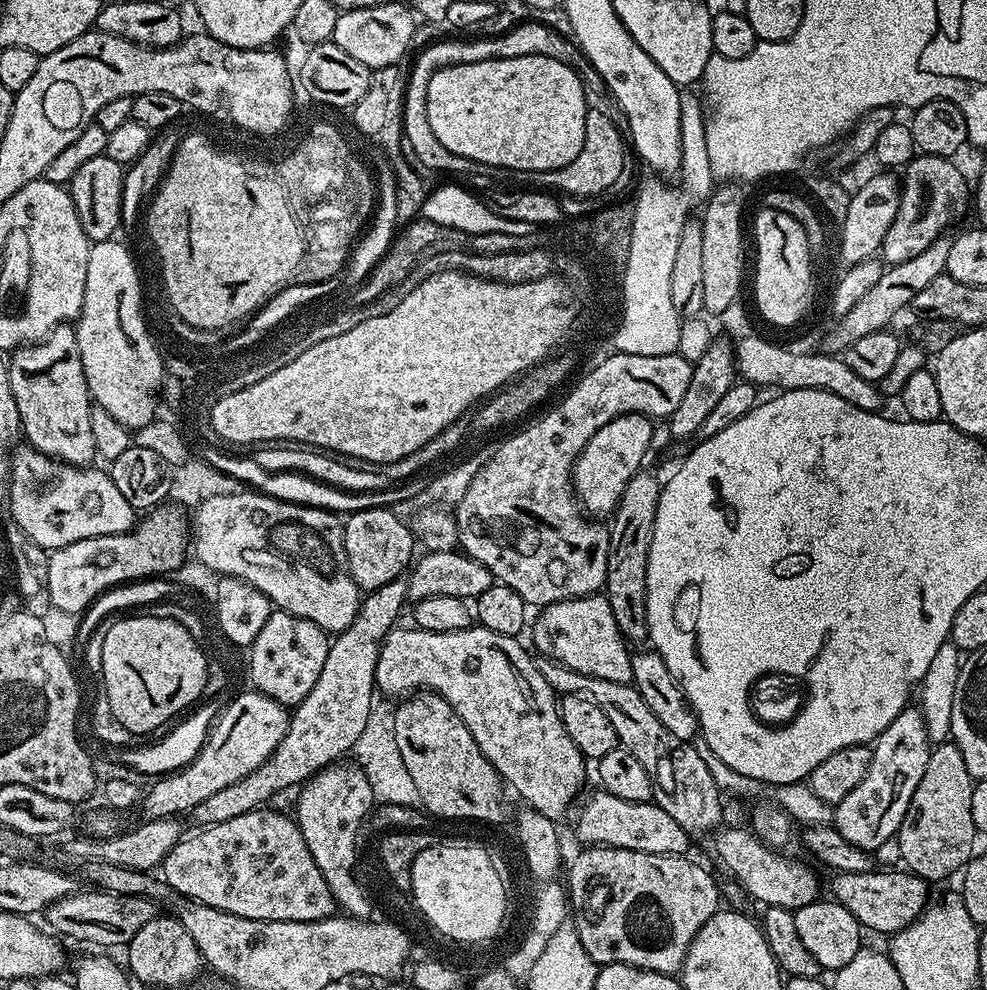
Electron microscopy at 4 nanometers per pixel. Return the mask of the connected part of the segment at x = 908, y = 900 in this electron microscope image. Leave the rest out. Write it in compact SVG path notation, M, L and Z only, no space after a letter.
M907 870L901 872L841 872L832 884L831 895L853 912L865 929L895 934L901 932L907 924L912 924L929 907L929 881Z

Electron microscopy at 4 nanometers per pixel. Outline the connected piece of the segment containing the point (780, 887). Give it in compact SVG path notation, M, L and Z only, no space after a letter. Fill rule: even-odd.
M721 827L715 833L716 856L740 879L754 899L761 900L764 906L793 910L805 908L807 904L814 904L821 899L820 880L806 865L783 856L780 853L783 851L769 846L761 837L745 828Z

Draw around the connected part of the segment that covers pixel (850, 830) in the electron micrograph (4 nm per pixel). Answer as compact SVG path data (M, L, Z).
M897 722L889 726L886 739L879 745L881 748L877 747L873 751L868 777L857 788L850 790L850 794L846 794L840 804L835 805L834 827L855 848L880 848L892 835L893 839L905 827L909 819L908 807L928 772L933 745L928 734L922 734L925 727L920 722L904 723Z

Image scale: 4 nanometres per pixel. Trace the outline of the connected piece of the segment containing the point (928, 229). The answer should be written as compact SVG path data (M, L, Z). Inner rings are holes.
M917 155L915 160L908 163L907 168L902 172L902 183L900 185L900 205L898 214L886 230L886 238L882 249L882 260L885 265L891 266L902 262L910 262L910 258L917 258L940 236L945 235L948 227L970 208L970 188L968 192L968 180L960 173L960 168L956 165L955 159L946 156L926 156Z

